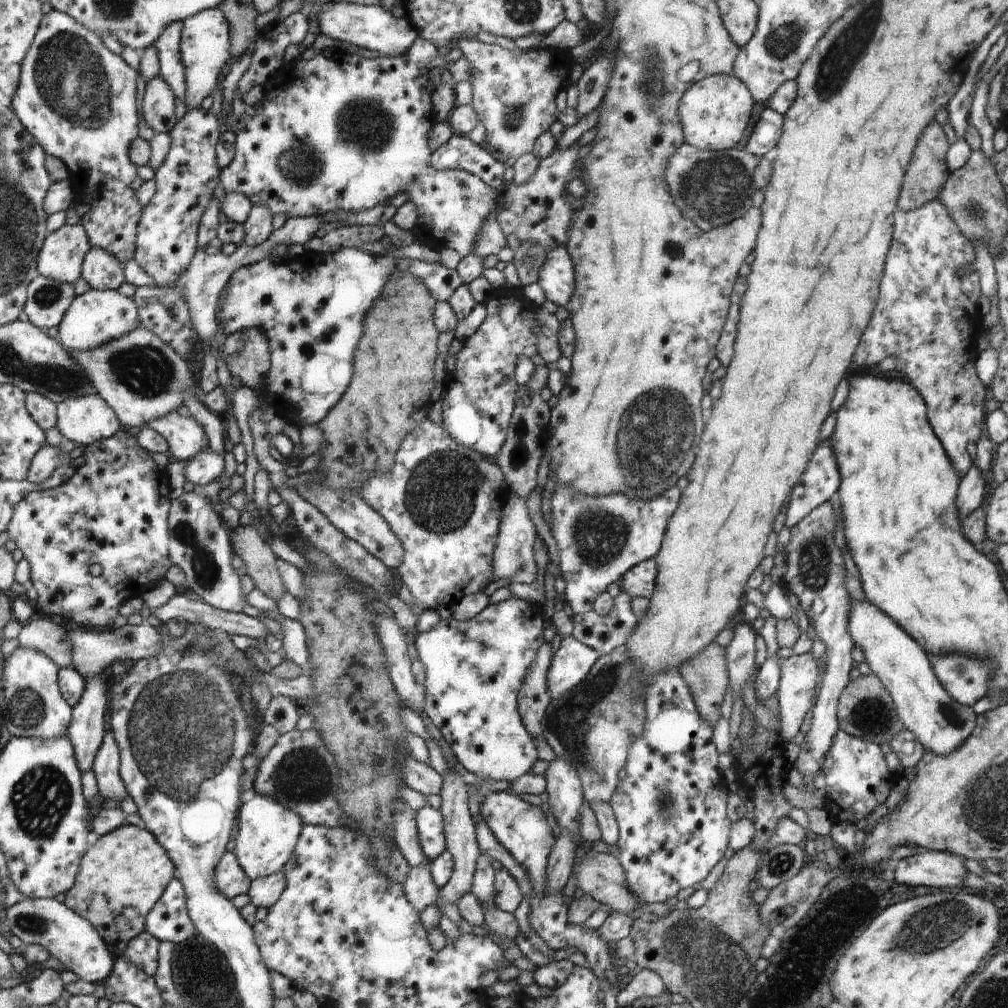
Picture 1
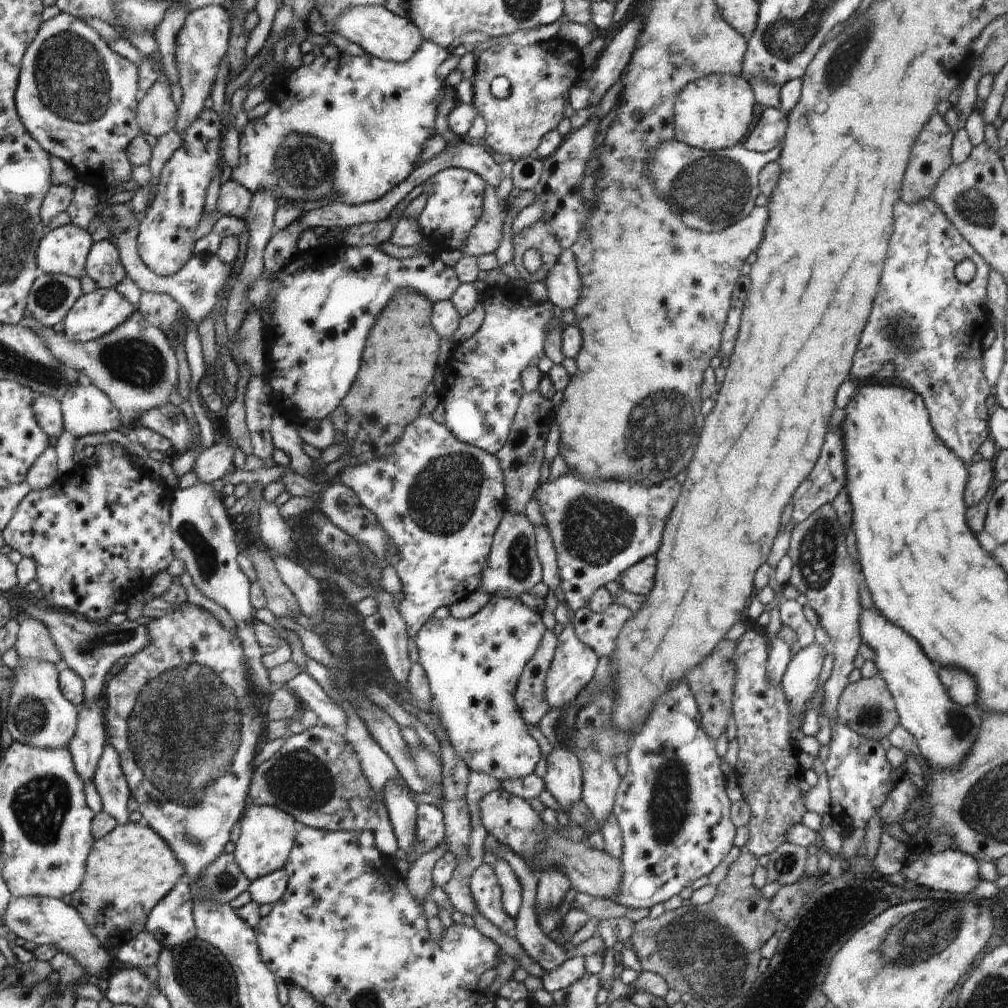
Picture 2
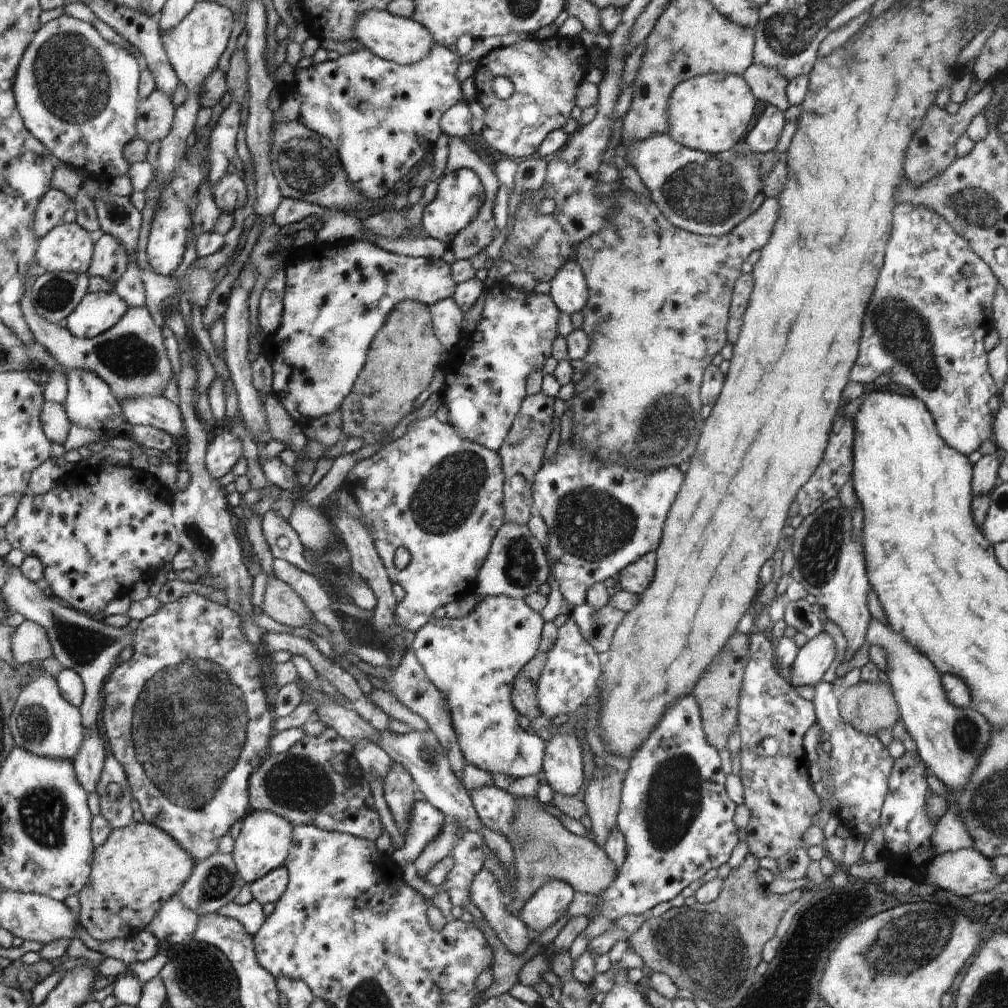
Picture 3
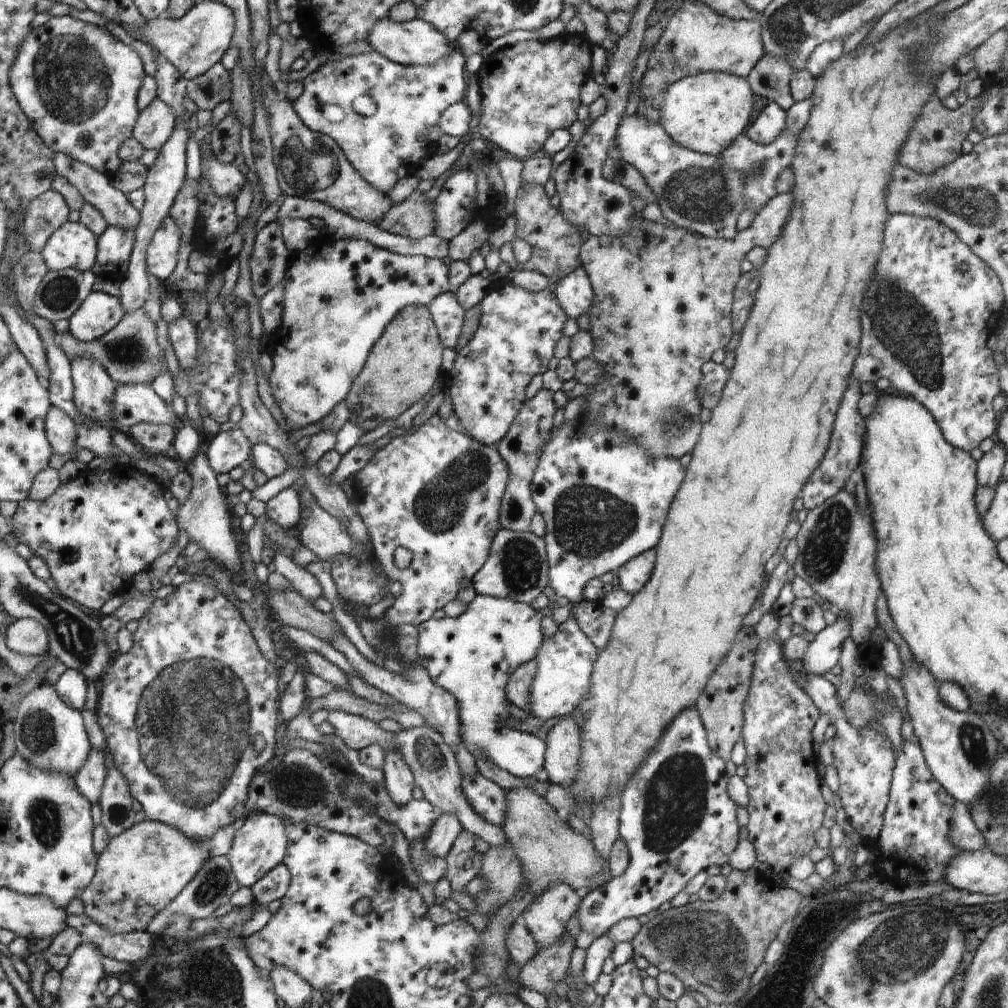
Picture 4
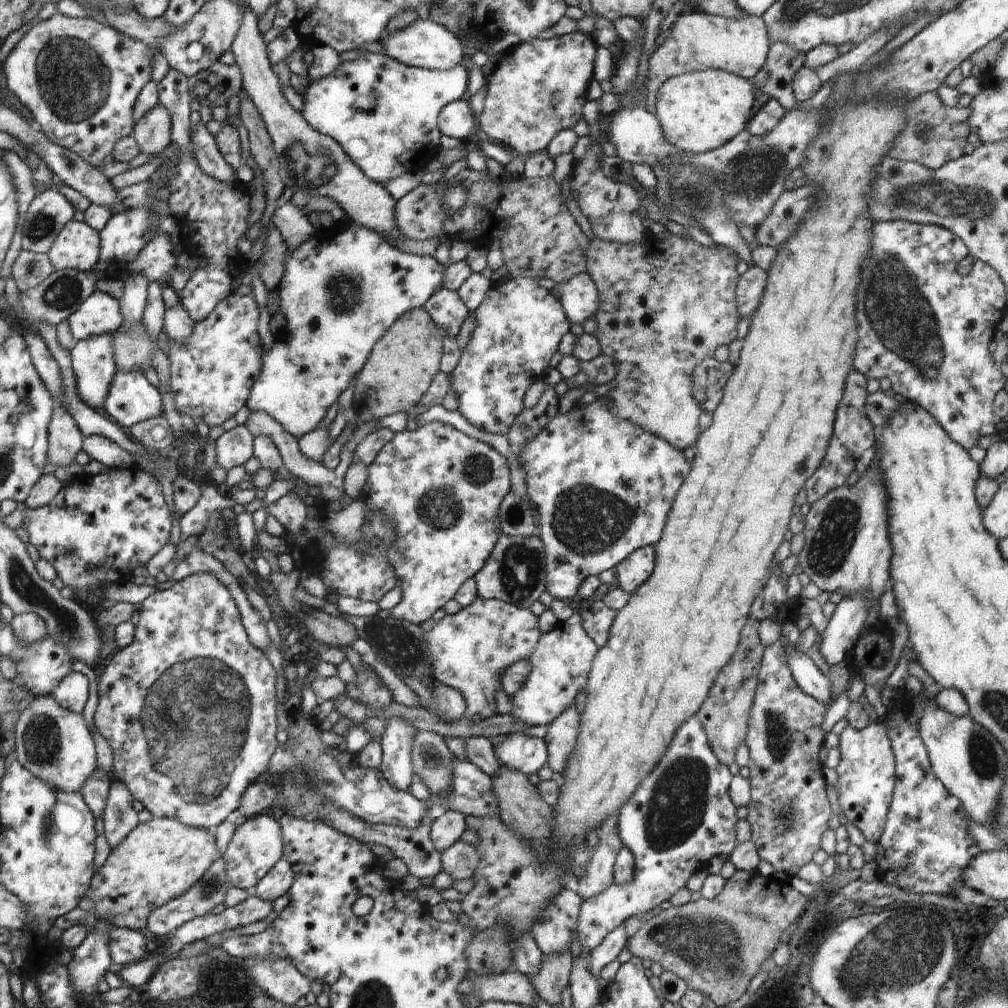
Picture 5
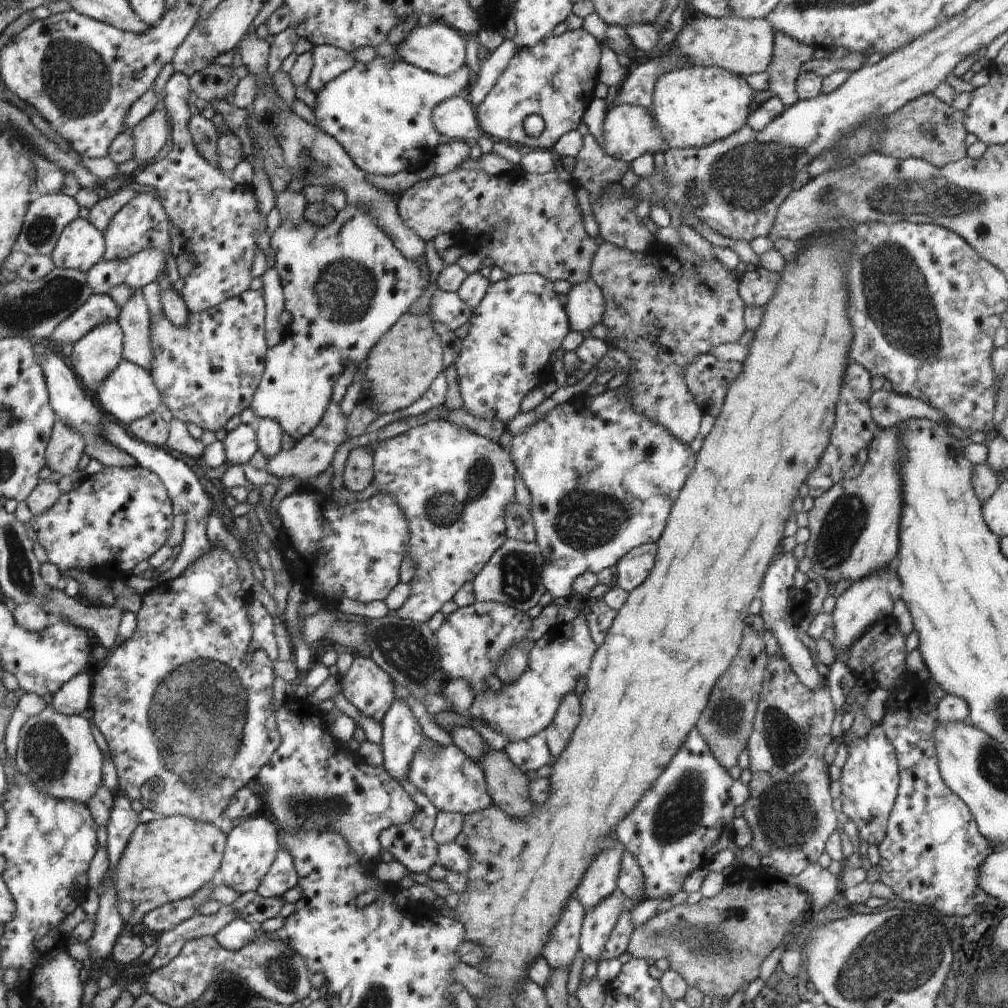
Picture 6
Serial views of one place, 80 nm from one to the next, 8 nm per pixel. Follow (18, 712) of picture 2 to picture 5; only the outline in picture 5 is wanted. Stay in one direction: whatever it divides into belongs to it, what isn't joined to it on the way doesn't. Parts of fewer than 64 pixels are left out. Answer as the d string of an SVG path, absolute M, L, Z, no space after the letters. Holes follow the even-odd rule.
M53 693L34 695L17 724L17 759L54 790L81 792L85 780L98 770L97 750L84 718L58 704Z

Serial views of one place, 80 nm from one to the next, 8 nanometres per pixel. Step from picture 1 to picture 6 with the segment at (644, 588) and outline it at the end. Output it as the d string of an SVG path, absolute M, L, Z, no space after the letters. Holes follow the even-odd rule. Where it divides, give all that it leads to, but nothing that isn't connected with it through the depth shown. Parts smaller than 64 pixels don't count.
M644 543L626 553L616 565L618 587L627 593L634 590L648 578L656 560L656 543Z

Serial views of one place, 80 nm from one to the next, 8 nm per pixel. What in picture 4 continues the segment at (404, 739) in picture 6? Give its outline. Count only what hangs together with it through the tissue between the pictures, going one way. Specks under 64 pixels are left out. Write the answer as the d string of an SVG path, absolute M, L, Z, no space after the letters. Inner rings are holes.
M395 749L384 751L384 784L392 800L400 806L408 804L414 796L415 780L410 767L400 758Z

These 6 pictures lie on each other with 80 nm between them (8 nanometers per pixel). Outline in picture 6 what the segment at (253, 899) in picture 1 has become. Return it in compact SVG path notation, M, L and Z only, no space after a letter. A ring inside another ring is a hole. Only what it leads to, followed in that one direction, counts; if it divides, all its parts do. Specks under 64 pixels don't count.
M281 849L277 852L277 858L269 868L264 882L257 888L257 893L262 898L281 898L298 883L299 876L295 860L287 850Z

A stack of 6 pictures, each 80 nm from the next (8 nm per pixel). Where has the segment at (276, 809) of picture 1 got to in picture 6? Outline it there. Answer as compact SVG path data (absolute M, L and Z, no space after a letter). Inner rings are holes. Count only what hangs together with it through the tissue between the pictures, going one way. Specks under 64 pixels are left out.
M254 816L233 827L227 836L224 858L218 876L224 885L237 890L240 894L250 892L250 890L254 892L261 886L260 882L264 882L262 878L268 874L274 859L277 858L277 852L281 850L280 830L274 821L264 816Z

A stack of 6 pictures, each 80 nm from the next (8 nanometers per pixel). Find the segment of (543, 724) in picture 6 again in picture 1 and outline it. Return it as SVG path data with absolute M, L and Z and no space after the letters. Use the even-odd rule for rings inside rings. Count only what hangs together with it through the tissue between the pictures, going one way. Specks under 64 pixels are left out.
M572 635L563 638L547 670L550 698L562 696L581 683L598 658L597 650L578 642Z

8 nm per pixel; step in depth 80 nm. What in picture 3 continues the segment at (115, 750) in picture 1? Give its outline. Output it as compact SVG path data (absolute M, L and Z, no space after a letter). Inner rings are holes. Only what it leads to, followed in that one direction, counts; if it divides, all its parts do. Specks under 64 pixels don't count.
M114 755L106 756L103 767L97 782L97 790L99 796L99 805L101 814L108 819L112 830L124 828L134 822L133 810L130 802L132 802L132 793L128 779L122 765L114 758Z

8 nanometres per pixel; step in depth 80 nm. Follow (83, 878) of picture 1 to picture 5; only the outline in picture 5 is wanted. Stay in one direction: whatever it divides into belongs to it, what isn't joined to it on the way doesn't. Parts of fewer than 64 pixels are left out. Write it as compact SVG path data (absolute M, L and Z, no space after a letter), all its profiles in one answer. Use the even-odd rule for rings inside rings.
M168 817L138 823L97 870L88 890L95 919L112 927L145 931L150 914L163 904L184 895L218 858L214 834L186 826Z

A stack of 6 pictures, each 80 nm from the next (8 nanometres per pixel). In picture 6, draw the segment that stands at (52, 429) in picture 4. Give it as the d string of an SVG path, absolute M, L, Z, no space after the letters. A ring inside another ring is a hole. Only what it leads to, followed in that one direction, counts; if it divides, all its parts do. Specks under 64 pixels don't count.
M56 420L46 451L48 468L60 473L61 476L78 470L76 467L86 446L86 440L75 428Z

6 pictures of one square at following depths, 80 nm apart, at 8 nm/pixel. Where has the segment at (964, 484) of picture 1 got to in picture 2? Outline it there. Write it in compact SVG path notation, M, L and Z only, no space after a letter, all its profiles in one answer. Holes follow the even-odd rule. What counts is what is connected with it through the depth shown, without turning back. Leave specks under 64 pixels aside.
M981 459L979 462L972 462L966 467L968 482L963 497L968 508L982 502L986 498L994 474L992 462L984 459Z

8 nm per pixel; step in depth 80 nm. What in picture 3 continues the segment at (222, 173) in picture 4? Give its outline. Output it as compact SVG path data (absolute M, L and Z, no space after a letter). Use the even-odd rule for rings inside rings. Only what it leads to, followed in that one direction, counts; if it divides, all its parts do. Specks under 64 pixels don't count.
M226 174L213 190L216 206L224 213L233 214L247 203L247 190L243 174Z

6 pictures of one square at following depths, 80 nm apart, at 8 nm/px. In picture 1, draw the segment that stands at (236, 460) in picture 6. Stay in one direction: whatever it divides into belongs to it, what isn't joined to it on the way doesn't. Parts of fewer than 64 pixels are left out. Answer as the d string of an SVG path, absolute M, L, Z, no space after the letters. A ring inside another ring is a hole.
M210 450L187 460L184 466L185 480L192 482L197 490L204 484L217 480L222 473L224 473L223 455Z

